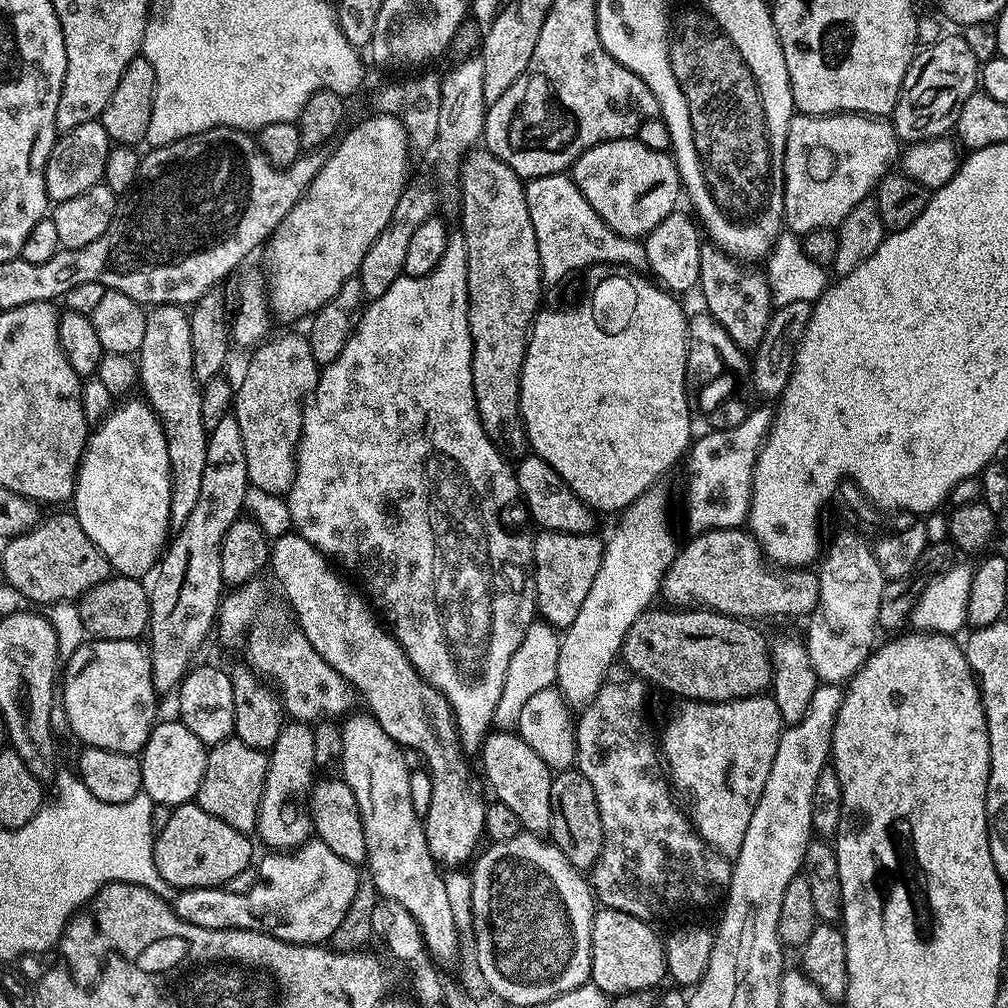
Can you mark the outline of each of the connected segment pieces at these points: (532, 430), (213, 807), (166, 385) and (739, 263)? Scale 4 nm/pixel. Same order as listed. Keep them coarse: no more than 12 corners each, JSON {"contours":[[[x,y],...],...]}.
{"contours":[[[640,274],[537,311],[528,448],[619,513],[690,447],[688,322]],[[211,745],[194,803],[255,833],[267,751]],[[147,313],[139,387],[170,454],[169,525],[202,491],[209,431],[189,313]],[[701,243],[698,292],[745,352],[774,311],[767,275]]]}

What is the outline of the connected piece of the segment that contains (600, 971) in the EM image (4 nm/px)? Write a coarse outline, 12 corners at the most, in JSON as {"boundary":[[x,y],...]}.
{"boundary":[[601,907],[591,983],[617,996],[655,989],[665,941],[653,925]]}

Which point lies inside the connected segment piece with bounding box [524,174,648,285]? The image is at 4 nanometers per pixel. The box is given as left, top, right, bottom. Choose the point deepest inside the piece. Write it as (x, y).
(570, 235)

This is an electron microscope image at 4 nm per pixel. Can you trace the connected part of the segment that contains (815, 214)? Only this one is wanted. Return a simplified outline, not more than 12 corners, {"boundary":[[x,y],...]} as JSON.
{"boundary":[[793,115],[784,223],[835,229],[901,148],[884,118]]}

